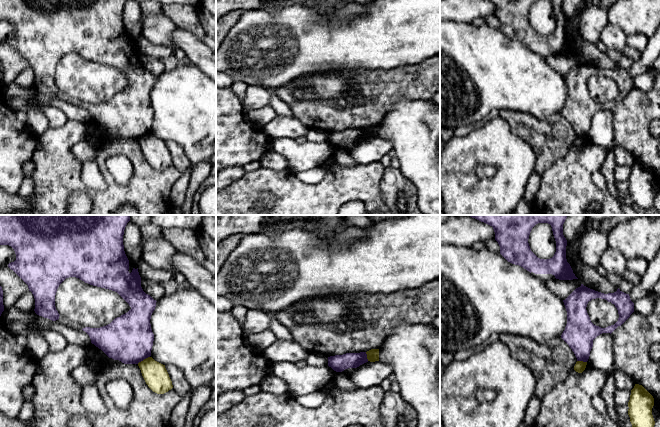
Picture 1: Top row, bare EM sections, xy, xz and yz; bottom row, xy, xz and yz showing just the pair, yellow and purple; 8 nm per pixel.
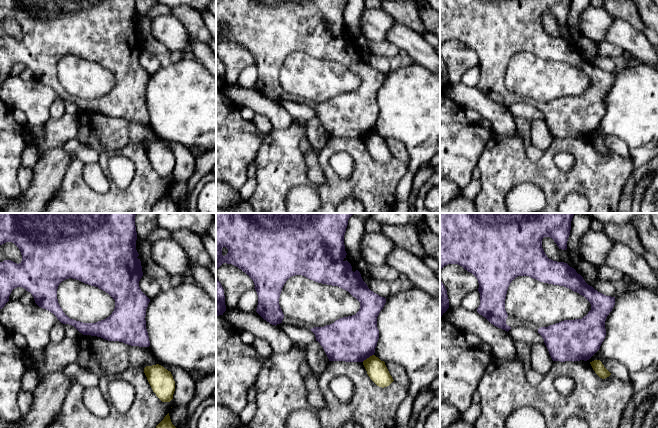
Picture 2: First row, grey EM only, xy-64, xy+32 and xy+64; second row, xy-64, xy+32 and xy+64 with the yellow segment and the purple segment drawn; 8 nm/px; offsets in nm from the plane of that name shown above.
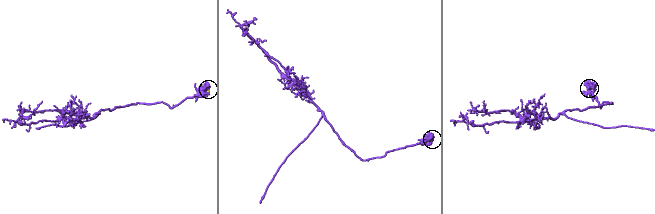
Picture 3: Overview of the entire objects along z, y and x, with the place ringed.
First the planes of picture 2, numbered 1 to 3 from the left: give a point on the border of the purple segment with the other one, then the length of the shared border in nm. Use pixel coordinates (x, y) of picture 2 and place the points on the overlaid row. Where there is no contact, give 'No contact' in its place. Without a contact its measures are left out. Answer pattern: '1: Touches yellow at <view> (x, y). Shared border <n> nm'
1: No contact
2: Touches yellow at xy+32 (367, 358). Shared border 110 nm
3: No contact

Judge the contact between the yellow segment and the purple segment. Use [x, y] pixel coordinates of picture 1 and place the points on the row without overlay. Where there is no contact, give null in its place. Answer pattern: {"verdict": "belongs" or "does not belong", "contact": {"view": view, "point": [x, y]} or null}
{"verdict": "does not belong", "contact": {"view": "xy", "point": [144, 135]}}

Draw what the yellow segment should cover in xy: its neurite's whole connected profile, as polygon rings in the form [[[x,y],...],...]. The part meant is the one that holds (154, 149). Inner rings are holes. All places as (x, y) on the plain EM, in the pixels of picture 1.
[[[148,133],[138,139],[142,152],[148,163],[157,170],[164,170],[173,164],[165,141]]]

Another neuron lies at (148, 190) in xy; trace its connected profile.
[[[122,139],[103,144],[97,150],[95,162],[107,183],[107,189],[89,191],[93,206],[88,215],[115,215],[124,205],[134,206],[139,215],[164,215],[171,208],[170,192],[182,173],[173,164],[164,170],[153,168],[146,160],[138,140]],[[114,155],[125,155],[132,163],[133,175],[126,186],[119,185],[106,168],[106,160]]]

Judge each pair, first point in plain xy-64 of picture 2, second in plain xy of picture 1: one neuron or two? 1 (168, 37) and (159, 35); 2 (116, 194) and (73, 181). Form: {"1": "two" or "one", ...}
{"1": "one", "2": "one"}

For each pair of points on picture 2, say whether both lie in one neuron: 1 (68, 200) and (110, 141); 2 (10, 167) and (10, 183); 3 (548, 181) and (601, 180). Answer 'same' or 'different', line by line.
1: different
2: same
3: same

